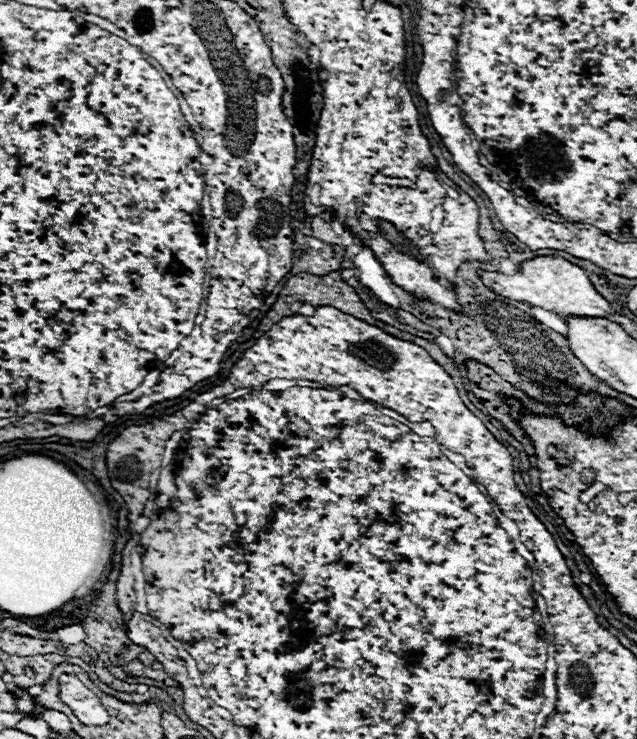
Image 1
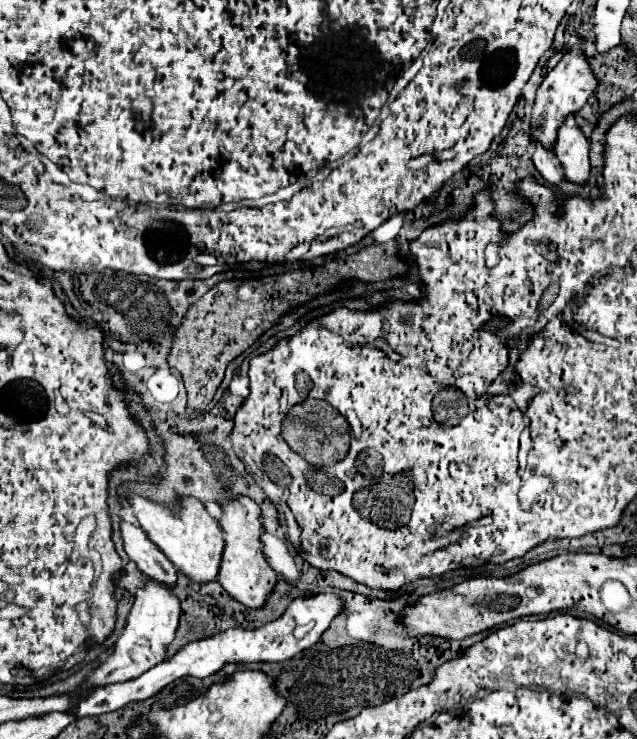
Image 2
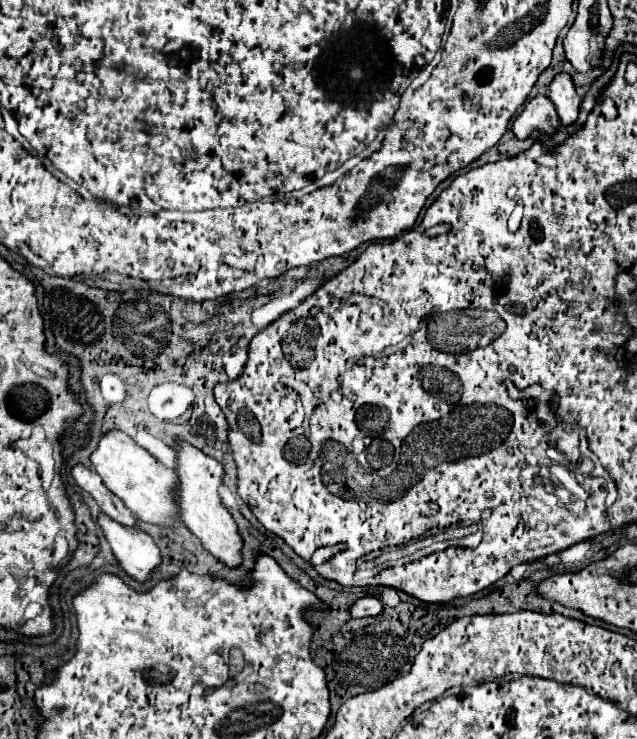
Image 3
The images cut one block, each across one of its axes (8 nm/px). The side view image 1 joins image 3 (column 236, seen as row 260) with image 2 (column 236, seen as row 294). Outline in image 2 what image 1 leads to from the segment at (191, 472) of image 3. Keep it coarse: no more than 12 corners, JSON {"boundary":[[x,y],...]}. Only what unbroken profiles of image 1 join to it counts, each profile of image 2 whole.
{"boundary":[[222,506],[222,588],[262,608],[278,582],[262,554],[260,508]]}

